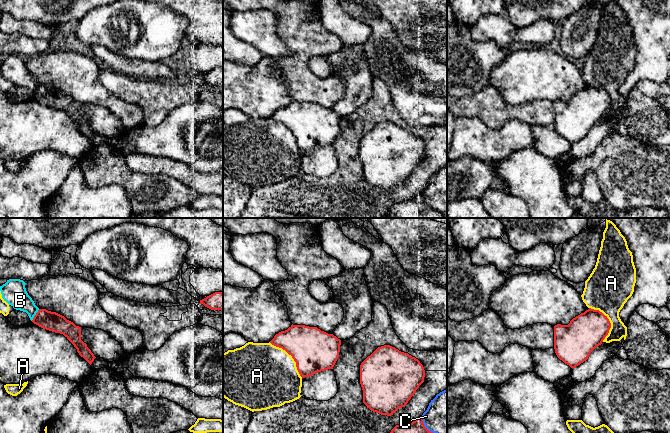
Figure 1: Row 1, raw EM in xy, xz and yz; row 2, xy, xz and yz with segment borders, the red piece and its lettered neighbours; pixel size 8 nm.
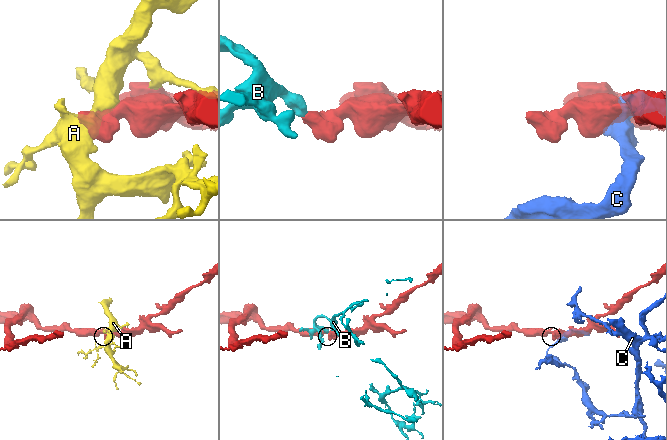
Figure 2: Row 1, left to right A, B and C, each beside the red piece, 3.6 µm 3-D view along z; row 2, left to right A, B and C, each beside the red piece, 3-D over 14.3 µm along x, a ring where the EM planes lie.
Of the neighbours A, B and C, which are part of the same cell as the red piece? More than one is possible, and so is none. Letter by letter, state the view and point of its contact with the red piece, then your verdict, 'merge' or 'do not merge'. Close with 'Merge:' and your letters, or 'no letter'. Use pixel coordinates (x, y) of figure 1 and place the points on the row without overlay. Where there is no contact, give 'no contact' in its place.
A: contact xz (291, 131); do not merge
B: contact xy (35, 91); do not merge
C: contact xz (430, 207); do not merge
Merge: no letter

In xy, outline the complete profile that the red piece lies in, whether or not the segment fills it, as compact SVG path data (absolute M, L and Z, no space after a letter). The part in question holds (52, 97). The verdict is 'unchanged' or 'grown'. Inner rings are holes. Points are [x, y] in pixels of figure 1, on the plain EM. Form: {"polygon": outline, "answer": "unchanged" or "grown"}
{"polygon": "M39 85L32 98L43 105L63 110L90 141L96 134L87 120L81 116L81 103L76 102L64 92L46 85Z", "answer": "unchanged"}

